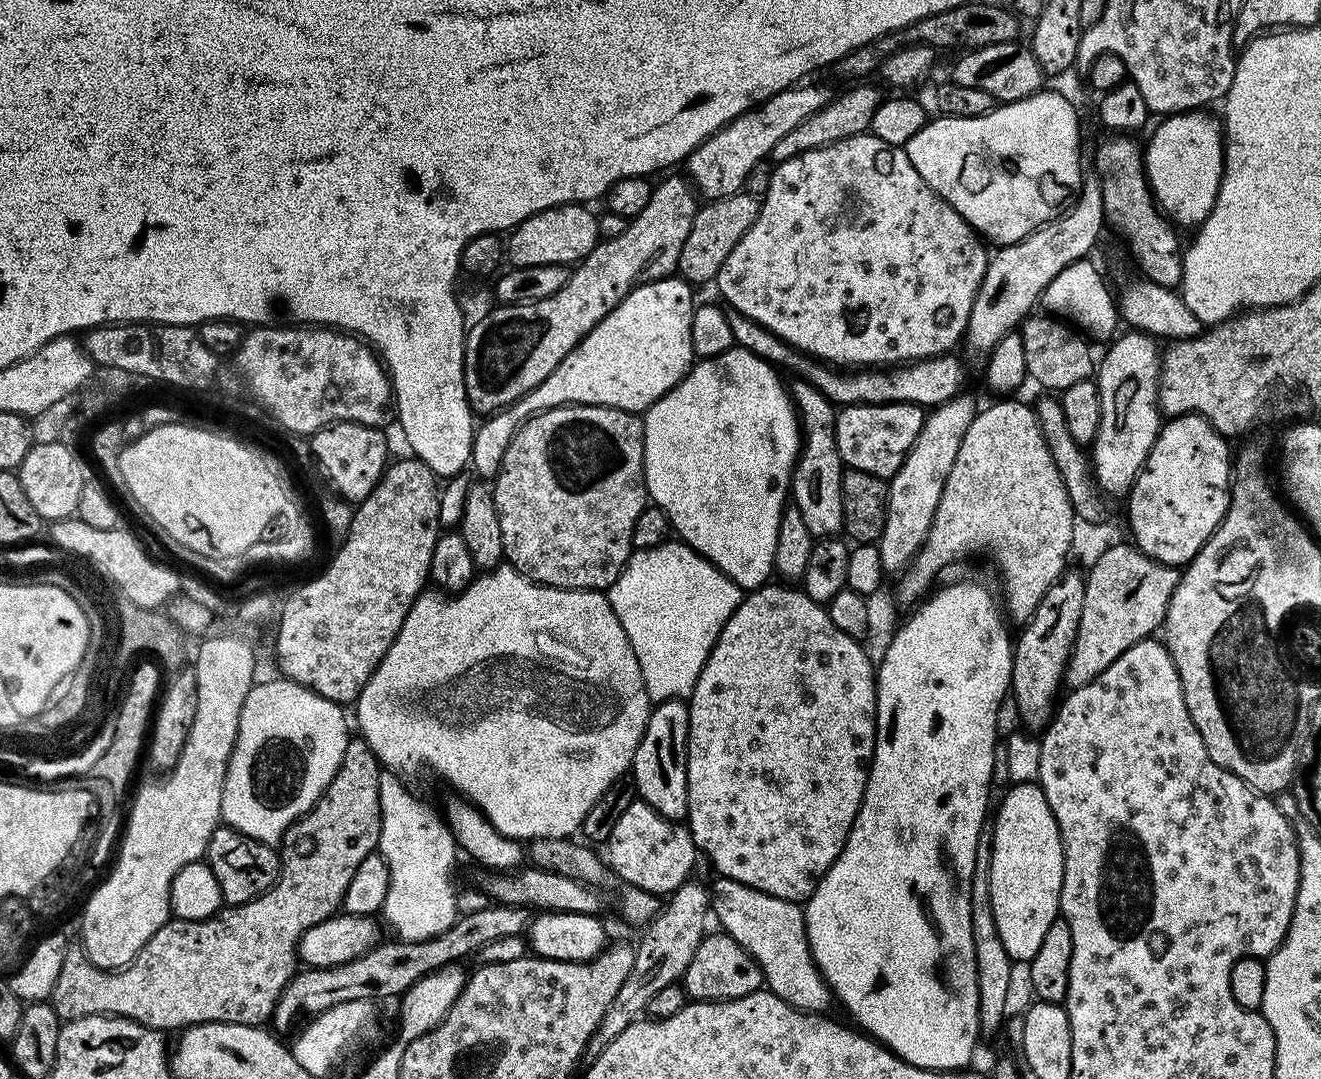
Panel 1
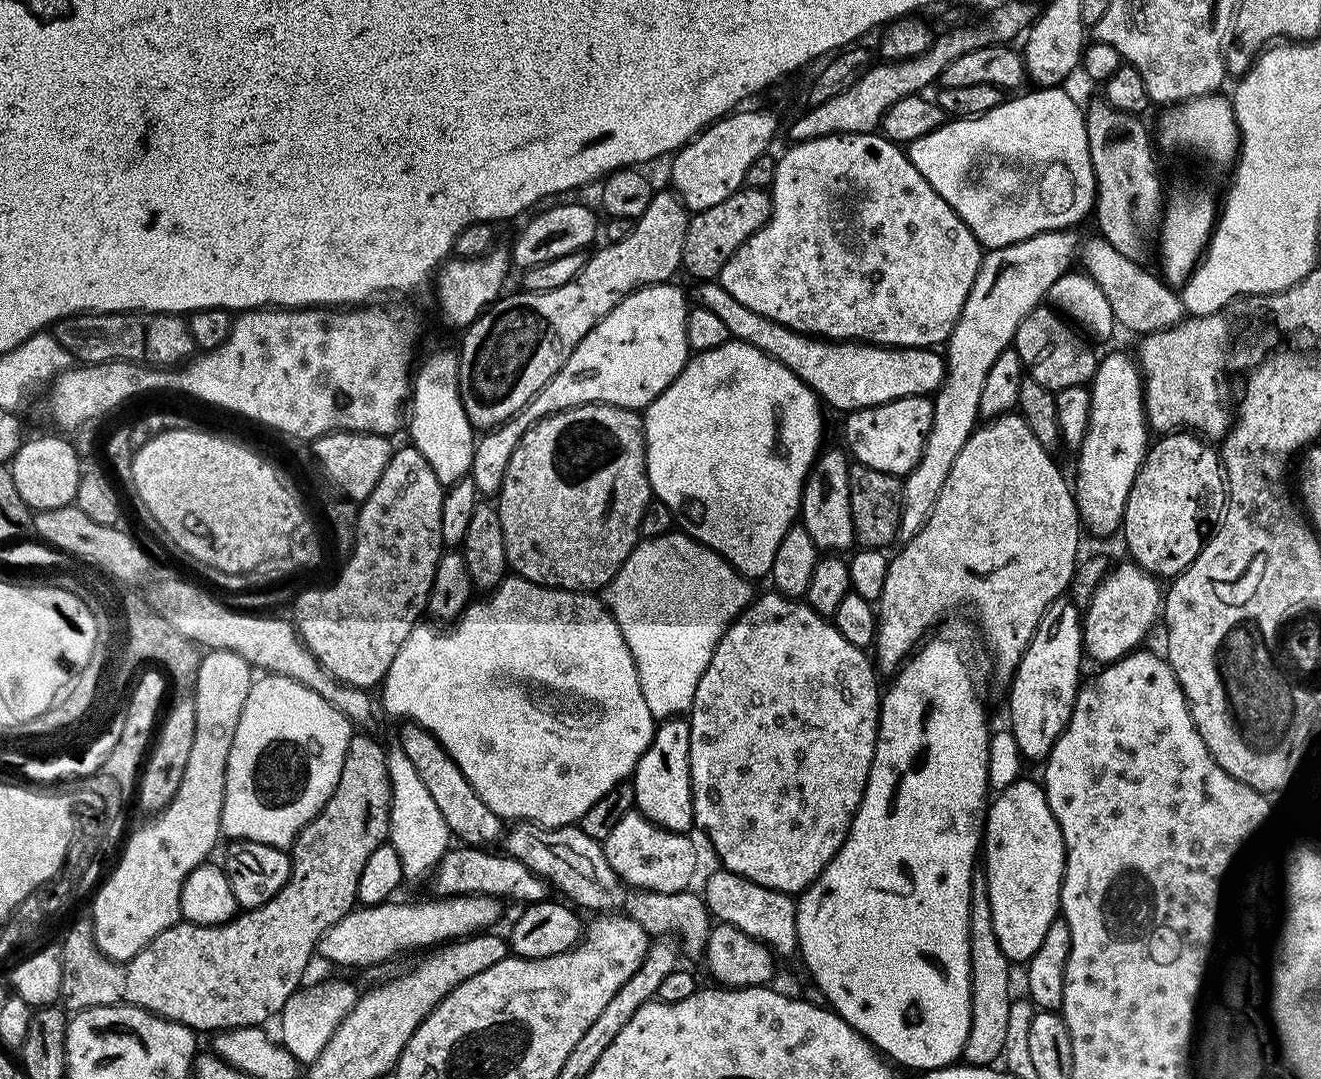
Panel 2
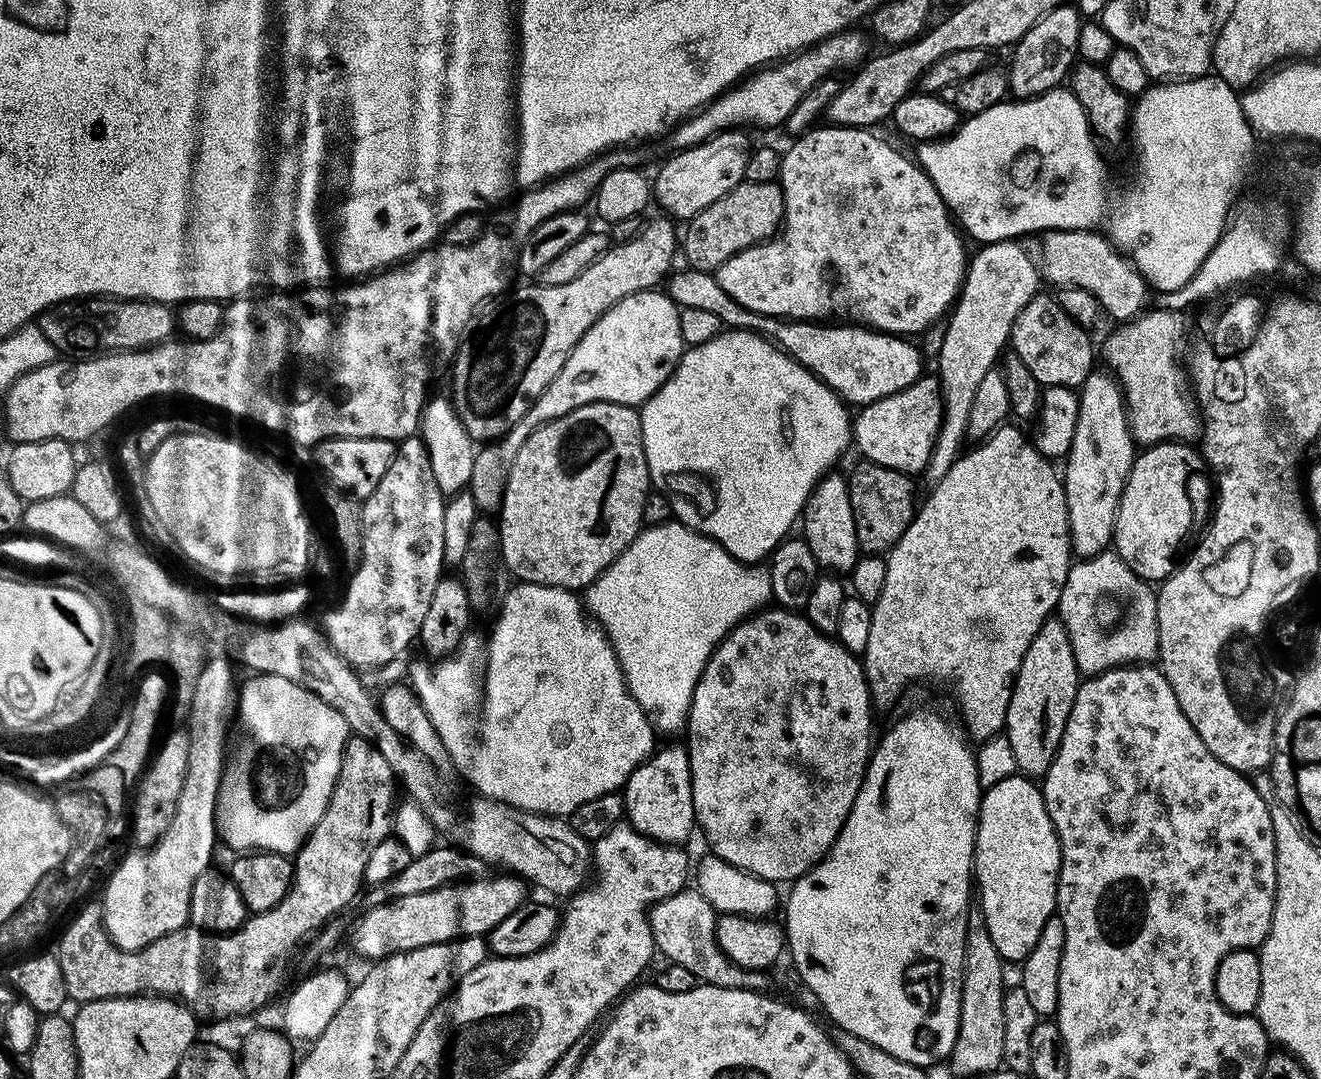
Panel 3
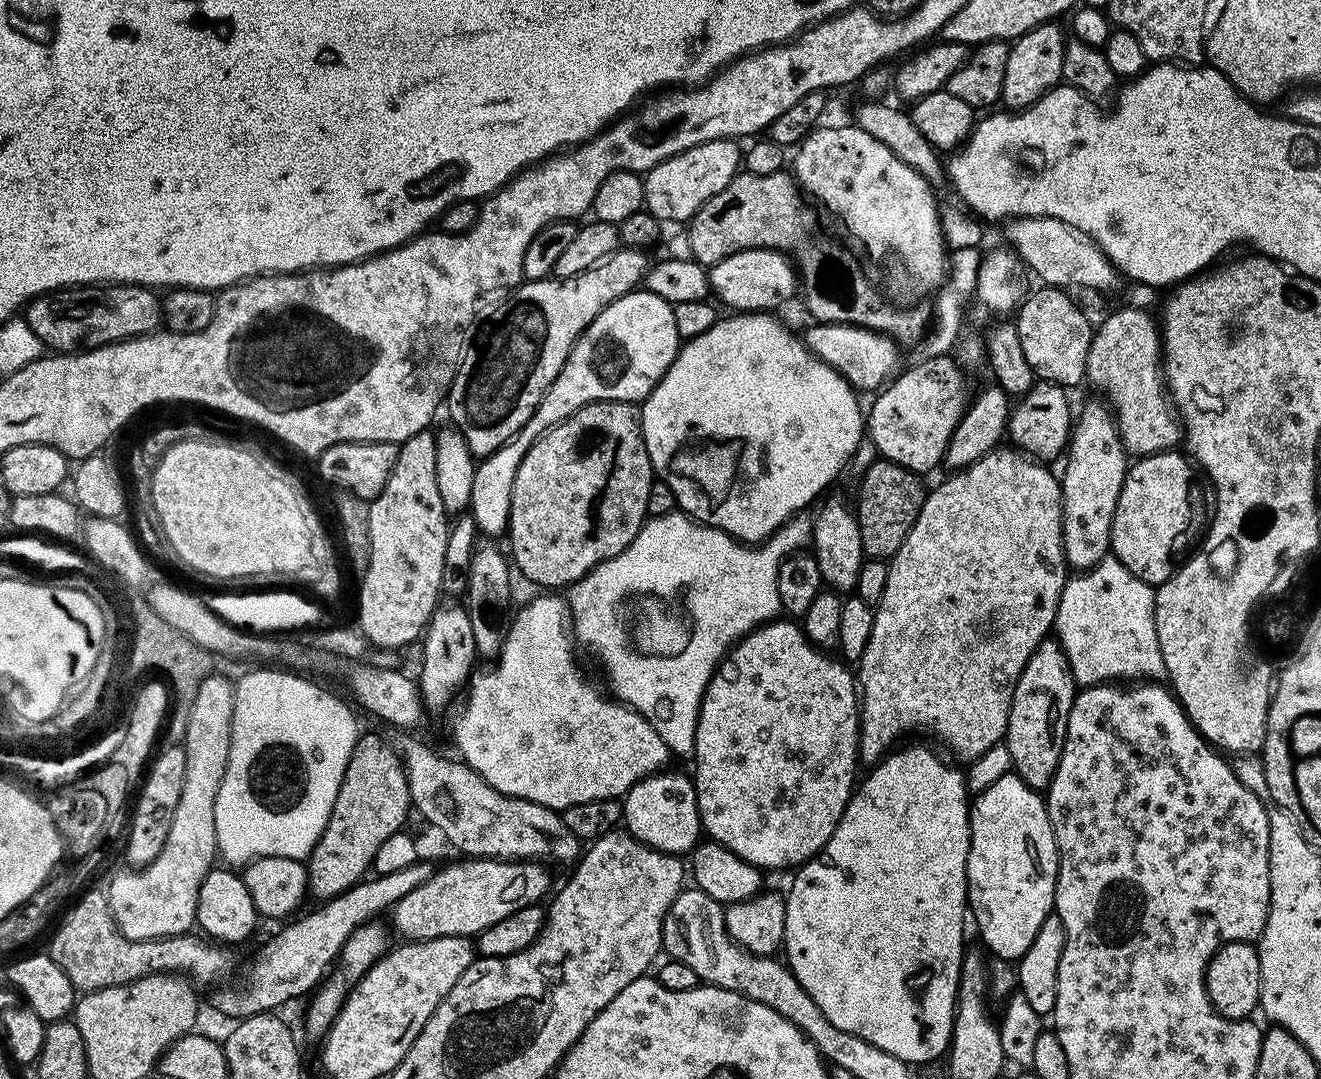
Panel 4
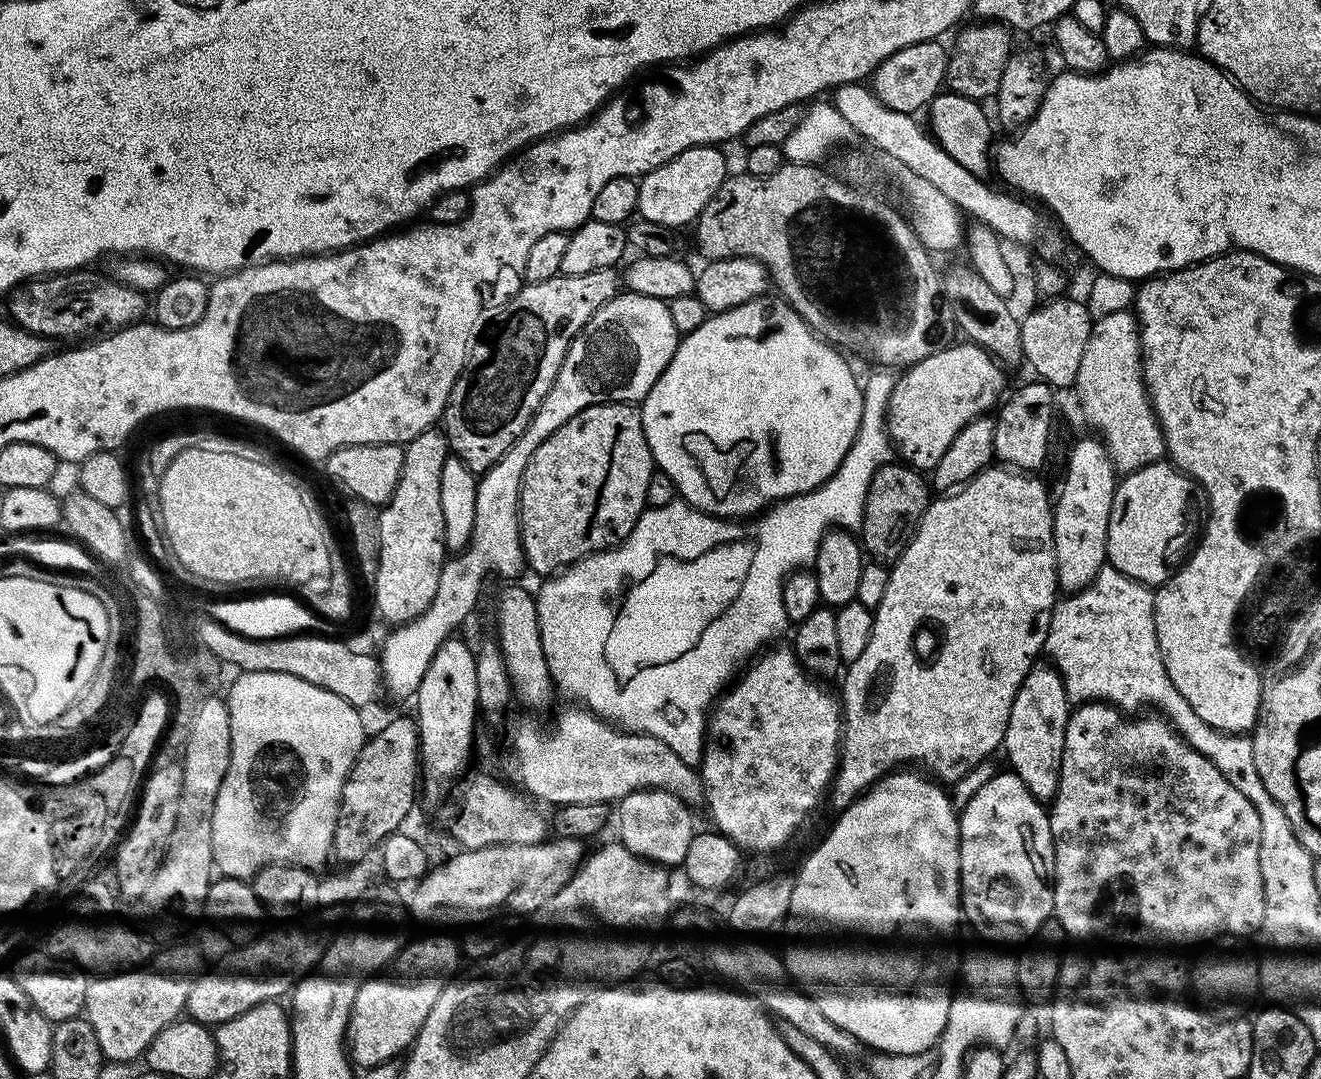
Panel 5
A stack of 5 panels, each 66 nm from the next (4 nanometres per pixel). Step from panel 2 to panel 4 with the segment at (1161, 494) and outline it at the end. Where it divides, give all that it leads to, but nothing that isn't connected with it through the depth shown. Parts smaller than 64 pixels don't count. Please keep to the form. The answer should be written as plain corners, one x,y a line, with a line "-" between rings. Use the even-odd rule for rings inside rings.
1173,450
1139,457
1124,476
1118,506
1114,510
1110,552
1142,582
1159,586
1174,575
1172,547
1187,530
1188,519
1192,516
1192,504
1188,501
1191,467
1193,465
1183,451

